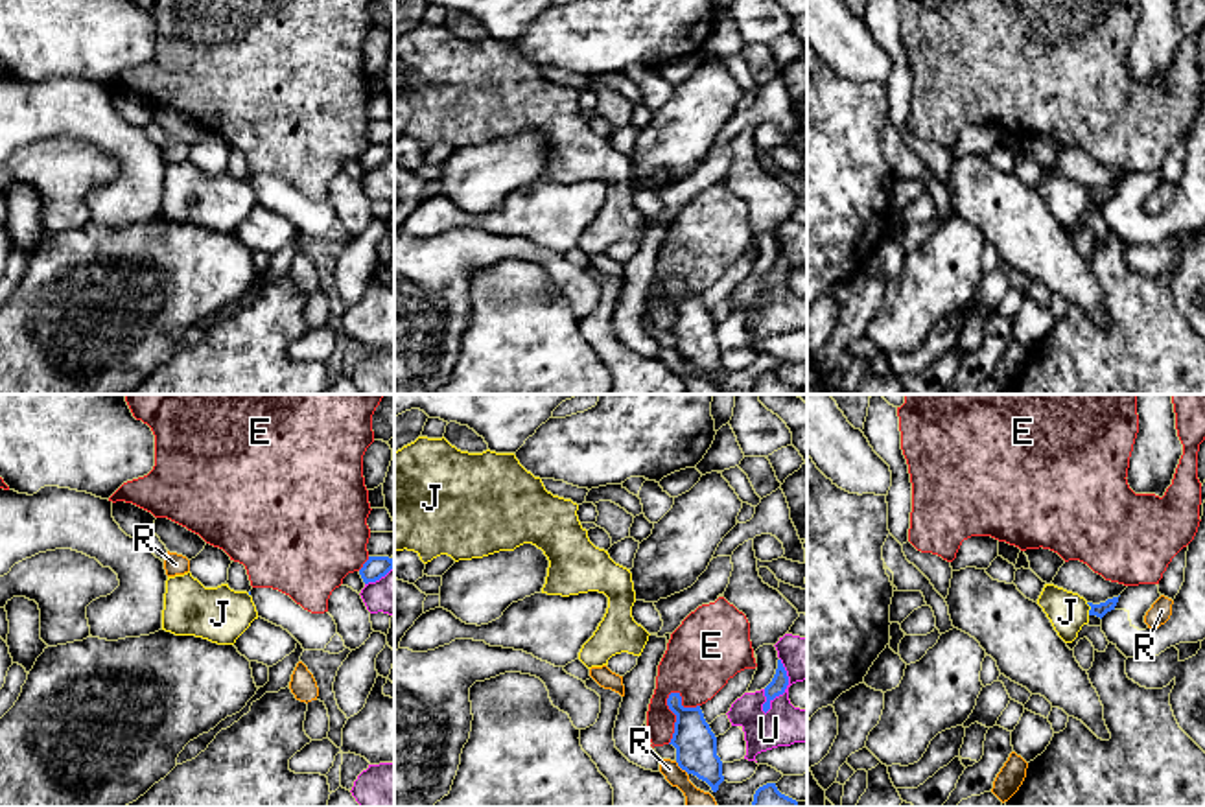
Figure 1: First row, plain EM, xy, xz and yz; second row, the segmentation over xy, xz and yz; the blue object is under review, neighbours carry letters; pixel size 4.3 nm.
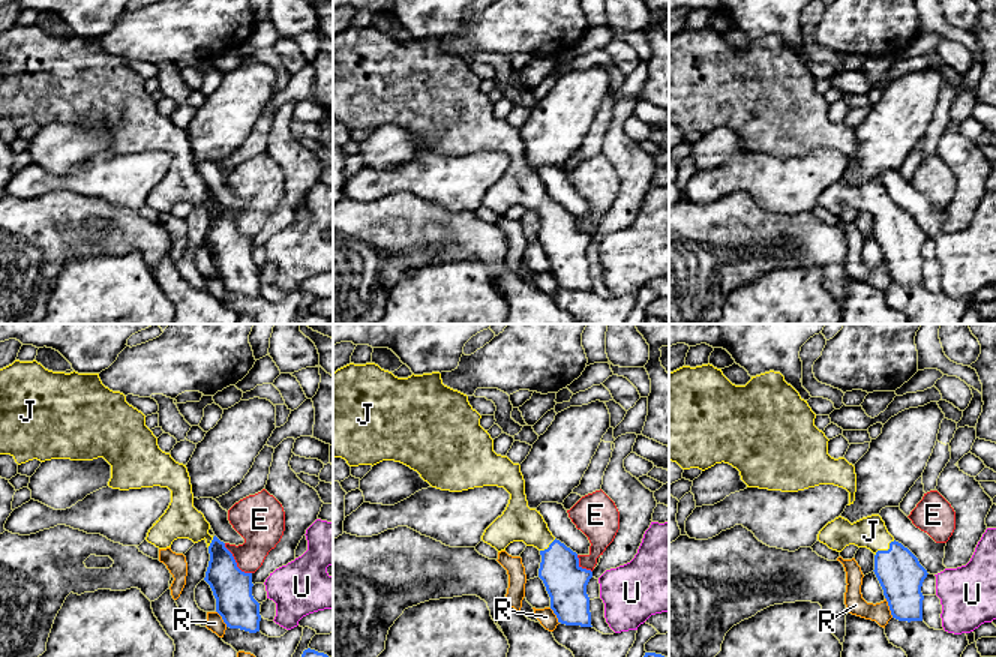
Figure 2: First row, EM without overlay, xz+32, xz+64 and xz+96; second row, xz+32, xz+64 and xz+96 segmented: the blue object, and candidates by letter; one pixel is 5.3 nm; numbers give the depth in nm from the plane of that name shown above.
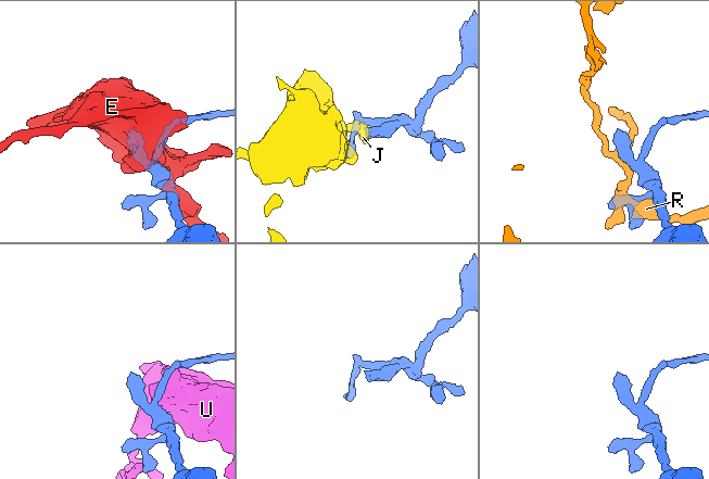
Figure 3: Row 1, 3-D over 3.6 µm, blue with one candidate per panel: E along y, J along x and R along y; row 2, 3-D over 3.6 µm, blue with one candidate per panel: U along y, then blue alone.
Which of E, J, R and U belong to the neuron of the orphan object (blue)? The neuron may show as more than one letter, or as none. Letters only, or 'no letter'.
J

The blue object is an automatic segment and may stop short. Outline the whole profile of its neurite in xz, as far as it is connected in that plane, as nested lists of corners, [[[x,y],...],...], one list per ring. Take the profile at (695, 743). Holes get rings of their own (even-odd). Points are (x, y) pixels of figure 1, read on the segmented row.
[[[671,693],[667,706],[676,715],[669,744],[676,748],[678,766],[706,781],[717,792],[724,781],[722,761],[717,755],[717,737],[706,722],[700,706],[684,708],[680,693]]]

